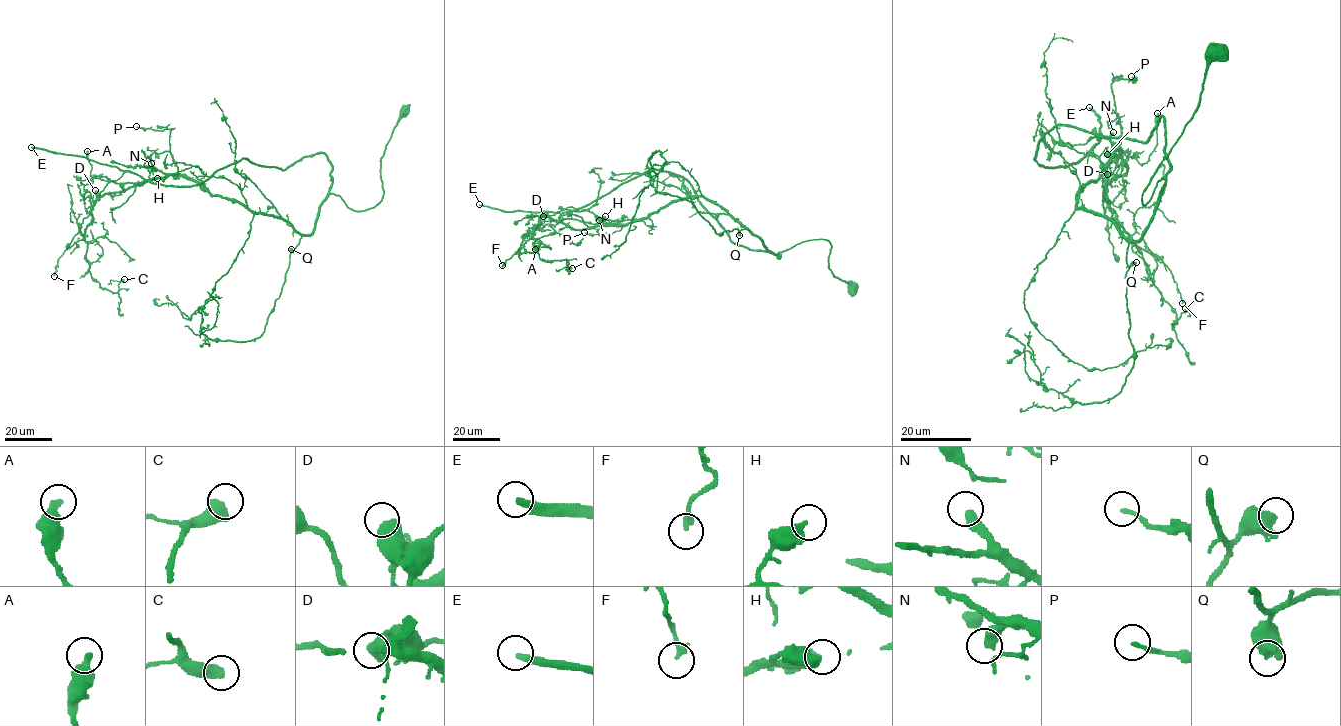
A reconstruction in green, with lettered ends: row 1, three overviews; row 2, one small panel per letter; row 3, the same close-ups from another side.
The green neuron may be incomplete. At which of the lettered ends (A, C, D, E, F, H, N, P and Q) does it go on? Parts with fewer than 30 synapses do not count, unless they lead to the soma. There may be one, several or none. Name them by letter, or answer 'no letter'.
E, N

